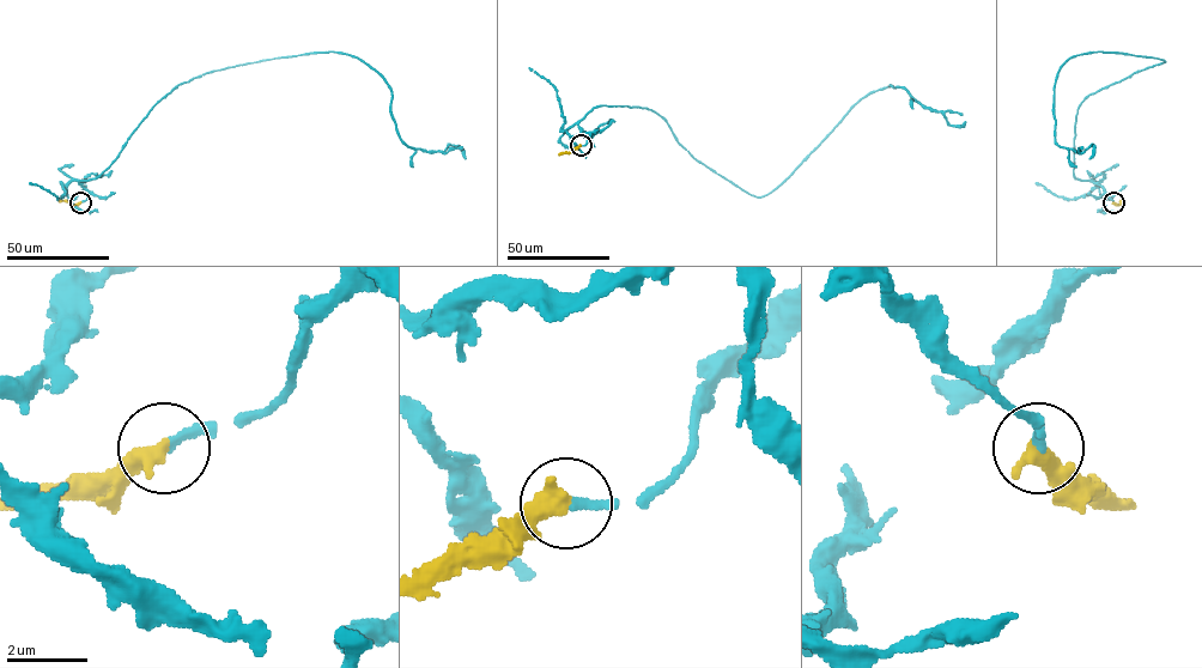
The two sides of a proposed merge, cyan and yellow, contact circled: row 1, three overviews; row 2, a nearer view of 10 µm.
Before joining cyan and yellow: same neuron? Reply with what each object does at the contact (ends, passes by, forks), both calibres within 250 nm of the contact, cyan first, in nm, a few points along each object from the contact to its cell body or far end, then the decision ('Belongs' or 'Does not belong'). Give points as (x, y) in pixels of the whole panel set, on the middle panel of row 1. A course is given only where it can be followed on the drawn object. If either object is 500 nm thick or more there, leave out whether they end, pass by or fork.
Thickness 200 nm (cyan) against 500 nm. Course of cyan: (581, 146), (594, 108), (645, 108), (759, 196), (884, 87), (965, 121). Course of yellow: (581, 146), (559, 155). Belongs

